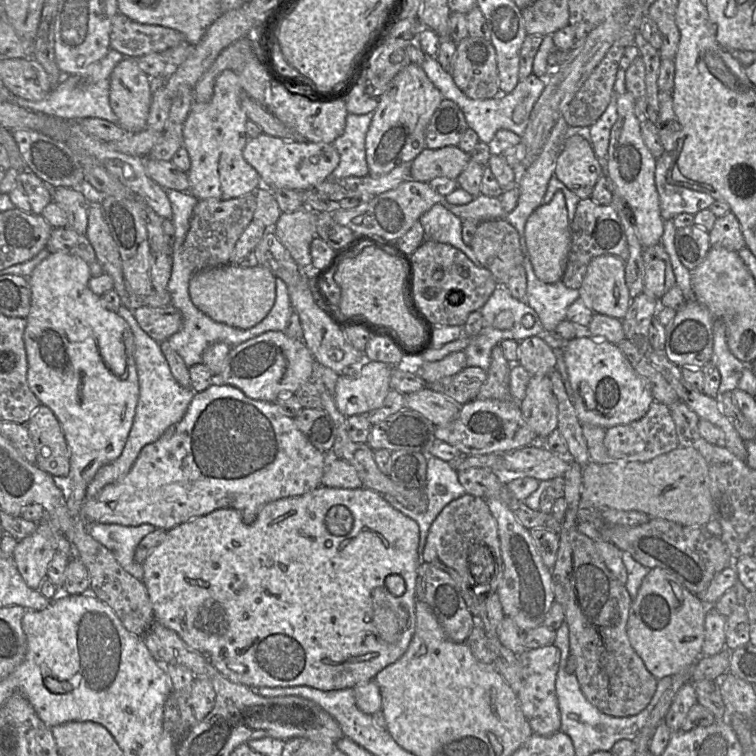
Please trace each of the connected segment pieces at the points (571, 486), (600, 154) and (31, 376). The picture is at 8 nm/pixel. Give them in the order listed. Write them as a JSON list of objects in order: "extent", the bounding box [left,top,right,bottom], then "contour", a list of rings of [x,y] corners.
[{"extent":[551,460,657,717],"contour":[[[572,460],[569,469],[563,475],[564,499],[566,509],[562,530],[559,533],[559,548],[556,562],[551,569],[552,589],[555,601],[564,611],[565,622],[569,628],[570,654],[576,658],[575,676],[585,698],[602,713],[613,717],[628,717],[640,713],[653,697],[657,679],[646,669],[644,662],[632,648],[626,624],[632,599],[625,586],[621,584],[606,567],[597,552],[594,541],[578,530],[578,508],[581,499],[582,468]]]},{"extent":[586,90,618,160],"contour":[[[613,90],[613,95],[606,110],[600,118],[586,130],[586,136],[591,142],[598,160],[607,158],[611,128],[618,117],[617,96],[618,94]]]},{"extent":[24,252,139,517],"contour":[[[64,252],[50,253],[28,277],[31,307],[24,331],[27,382],[40,403],[52,410],[64,433],[69,448],[72,481],[66,505],[73,517],[81,516],[86,488],[97,471],[122,453],[139,399],[133,333],[127,321],[117,312],[107,309],[102,304],[101,296],[89,288],[91,277],[87,262]]]}]

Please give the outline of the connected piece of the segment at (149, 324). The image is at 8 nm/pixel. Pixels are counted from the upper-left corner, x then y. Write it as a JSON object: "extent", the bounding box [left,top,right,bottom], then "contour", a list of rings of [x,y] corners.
{"extent":[133,305,183,343],"contour":[[[172,305],[139,307],[133,311],[133,315],[140,327],[159,343],[178,332],[183,323],[181,312]]]}

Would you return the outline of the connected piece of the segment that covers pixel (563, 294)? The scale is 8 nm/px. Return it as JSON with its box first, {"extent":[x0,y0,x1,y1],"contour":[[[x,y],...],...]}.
{"extent":[523,256,580,332],"contour":[[[524,256],[523,266],[527,277],[527,292],[525,302],[533,308],[540,317],[544,329],[553,332],[557,325],[566,319],[568,307],[580,298],[579,290],[568,288],[561,280],[556,283],[541,281],[534,272],[529,256]]]}

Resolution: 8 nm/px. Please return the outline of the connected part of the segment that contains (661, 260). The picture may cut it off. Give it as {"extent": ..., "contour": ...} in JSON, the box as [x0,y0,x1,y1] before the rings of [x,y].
{"extent":[643,242,676,300],"contour":[[[660,242],[643,250],[644,292],[659,300],[671,287],[676,279],[670,257]]]}

